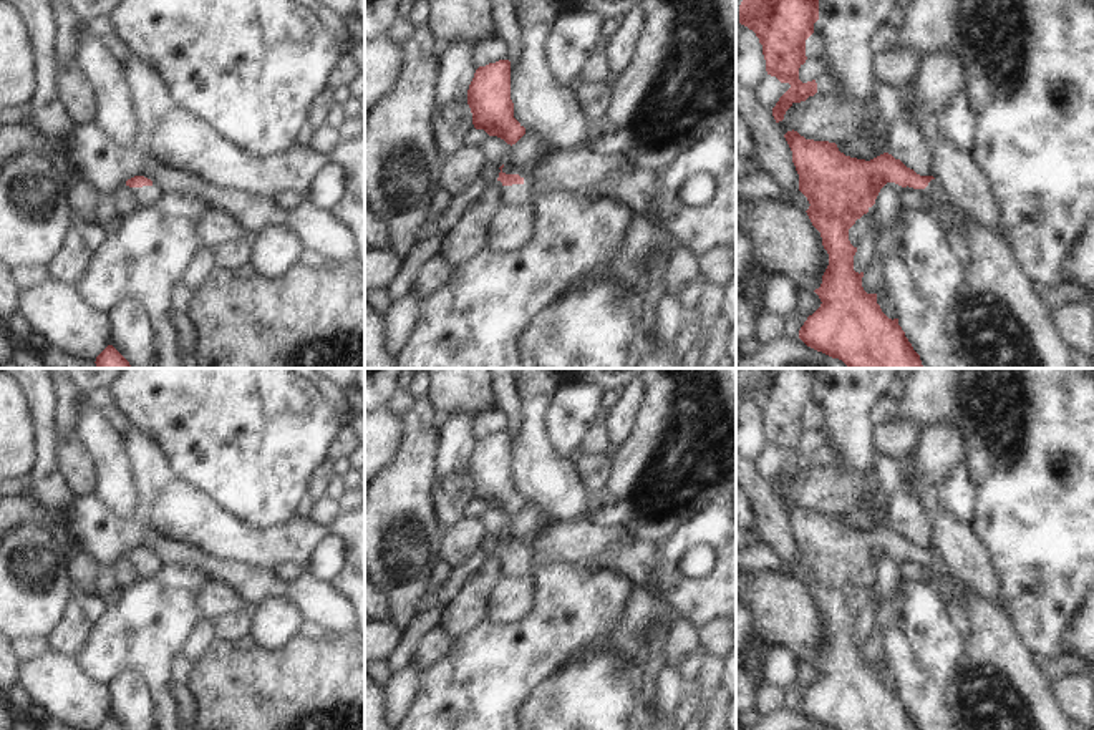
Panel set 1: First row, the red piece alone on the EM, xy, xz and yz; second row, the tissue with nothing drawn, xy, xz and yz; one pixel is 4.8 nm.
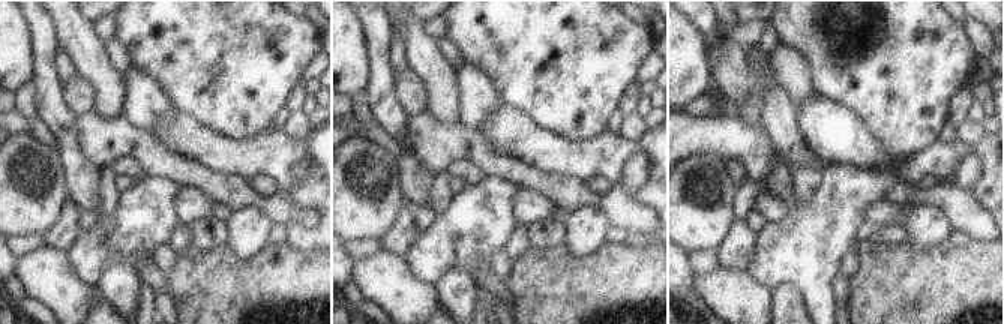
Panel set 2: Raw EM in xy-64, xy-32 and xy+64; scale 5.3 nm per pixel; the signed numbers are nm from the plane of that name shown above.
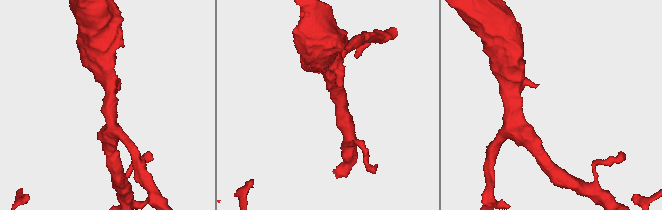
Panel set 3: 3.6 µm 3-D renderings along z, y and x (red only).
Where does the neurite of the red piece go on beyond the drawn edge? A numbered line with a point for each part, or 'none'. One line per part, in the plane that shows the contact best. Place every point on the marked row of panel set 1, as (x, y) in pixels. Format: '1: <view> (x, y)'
1: xy (146, 193).

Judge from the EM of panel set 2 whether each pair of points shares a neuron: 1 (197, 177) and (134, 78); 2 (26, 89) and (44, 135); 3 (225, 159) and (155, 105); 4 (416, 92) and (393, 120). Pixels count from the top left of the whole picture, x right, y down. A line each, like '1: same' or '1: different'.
1: different
2: same
3: different
4: different

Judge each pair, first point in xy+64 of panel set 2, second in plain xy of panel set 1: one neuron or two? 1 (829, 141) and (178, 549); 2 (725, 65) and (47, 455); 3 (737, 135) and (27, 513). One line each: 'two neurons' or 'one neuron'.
1: two neurons
2: two neurons
3: one neuron

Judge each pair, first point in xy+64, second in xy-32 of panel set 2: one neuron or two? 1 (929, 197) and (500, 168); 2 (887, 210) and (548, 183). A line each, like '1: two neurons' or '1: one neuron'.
1: one neuron
2: two neurons

